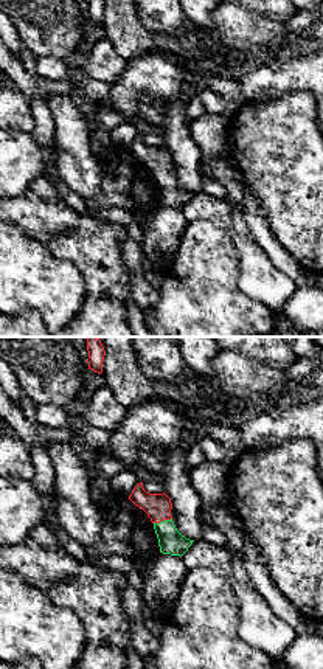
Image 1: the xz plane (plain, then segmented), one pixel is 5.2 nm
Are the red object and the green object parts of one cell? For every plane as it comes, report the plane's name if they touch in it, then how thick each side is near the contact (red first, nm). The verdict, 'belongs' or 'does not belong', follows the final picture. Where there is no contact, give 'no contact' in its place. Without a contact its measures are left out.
meets red in xz; 140 nm thick on the red side, 130 nm on the other

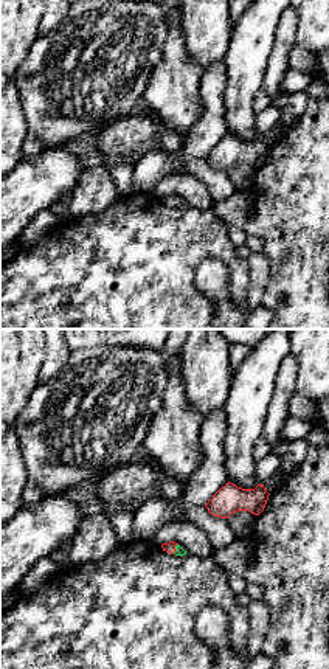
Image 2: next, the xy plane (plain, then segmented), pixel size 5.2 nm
meets red in xy; 50 nm thick on the red side, 50 nm on the other

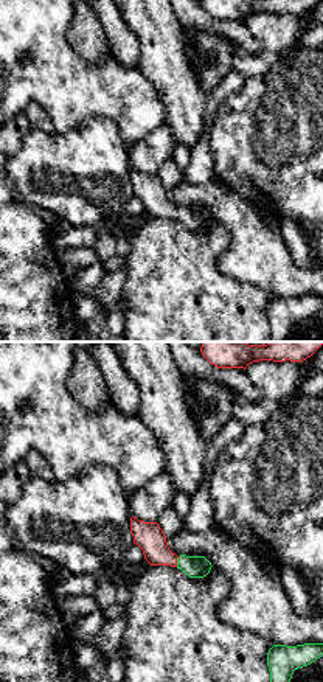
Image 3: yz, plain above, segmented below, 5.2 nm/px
meets red in yz; 150 nm thick on the red side, 110 nm on the other

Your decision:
belongs

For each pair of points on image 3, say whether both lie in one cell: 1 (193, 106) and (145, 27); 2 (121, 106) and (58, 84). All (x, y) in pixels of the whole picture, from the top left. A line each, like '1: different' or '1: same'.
1: same
2: same

